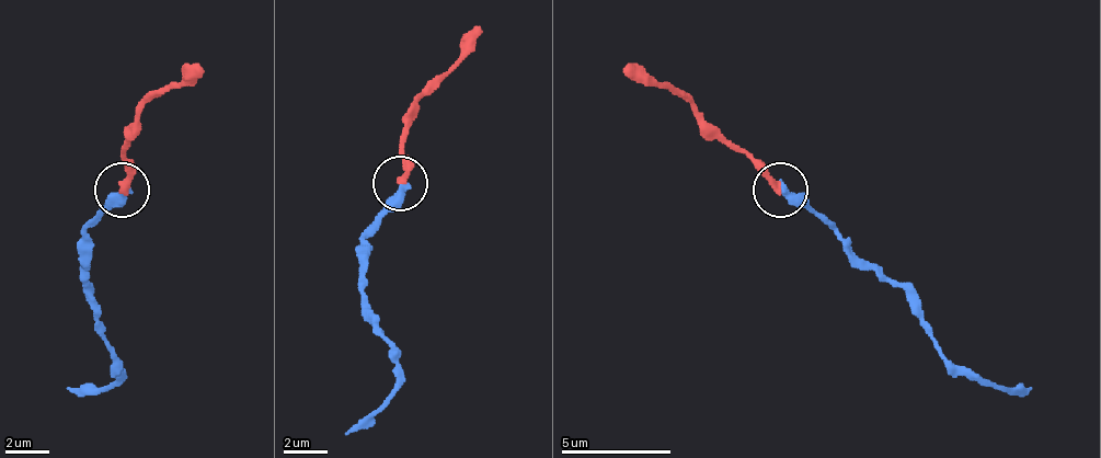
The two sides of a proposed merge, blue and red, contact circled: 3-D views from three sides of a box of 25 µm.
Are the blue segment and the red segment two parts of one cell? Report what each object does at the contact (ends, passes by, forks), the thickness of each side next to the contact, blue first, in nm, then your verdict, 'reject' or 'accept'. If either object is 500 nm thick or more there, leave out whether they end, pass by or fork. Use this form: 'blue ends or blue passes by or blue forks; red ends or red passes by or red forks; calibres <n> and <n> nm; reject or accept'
blue ends; red ends; calibres 400 and 280 nm; accept

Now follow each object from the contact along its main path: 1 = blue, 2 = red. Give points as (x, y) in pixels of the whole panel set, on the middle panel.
1: (401, 184), (401, 201), (368, 239), (363, 295), (374, 322), (396, 350), (396, 377), (385, 399), (346, 432)
2: (401, 184), (401, 118), (450, 68), (479, 24)

